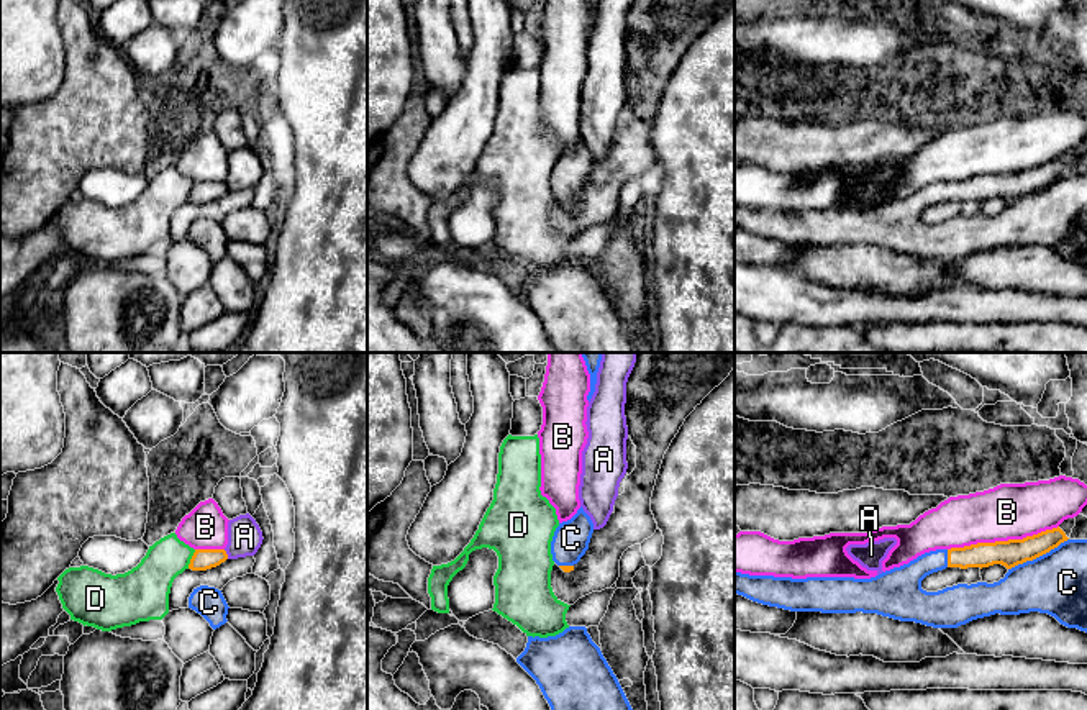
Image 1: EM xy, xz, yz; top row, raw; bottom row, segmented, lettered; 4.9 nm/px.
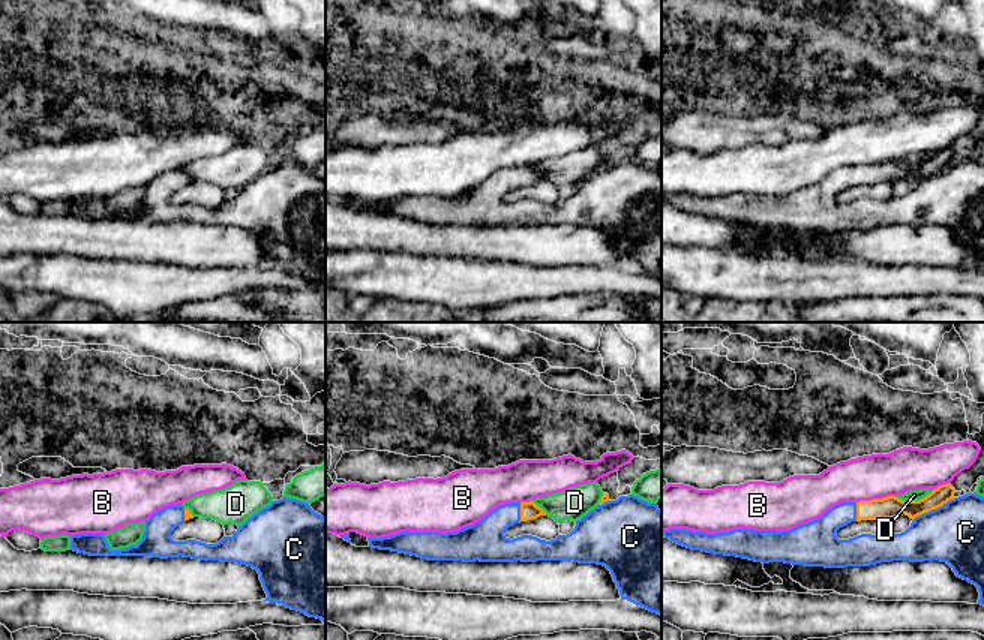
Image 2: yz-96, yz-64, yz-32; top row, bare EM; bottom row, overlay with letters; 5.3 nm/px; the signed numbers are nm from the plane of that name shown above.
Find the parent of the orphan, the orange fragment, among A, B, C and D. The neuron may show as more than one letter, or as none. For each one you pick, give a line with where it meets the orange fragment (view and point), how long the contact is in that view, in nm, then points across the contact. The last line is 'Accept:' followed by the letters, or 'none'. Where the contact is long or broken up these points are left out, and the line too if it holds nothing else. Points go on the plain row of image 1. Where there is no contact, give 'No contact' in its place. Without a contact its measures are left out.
C: Touches orange at yz (1038, 189). Shared border 340 nm
Accept: C

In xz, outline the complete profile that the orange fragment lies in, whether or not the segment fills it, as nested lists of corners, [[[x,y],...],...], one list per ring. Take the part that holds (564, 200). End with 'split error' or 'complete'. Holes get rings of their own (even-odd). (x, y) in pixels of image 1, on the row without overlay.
[[[580,139],[577,146],[559,156],[551,174],[553,193],[564,203],[574,203],[574,198],[589,182],[589,175],[594,166],[594,156],[590,149]]] | split error

